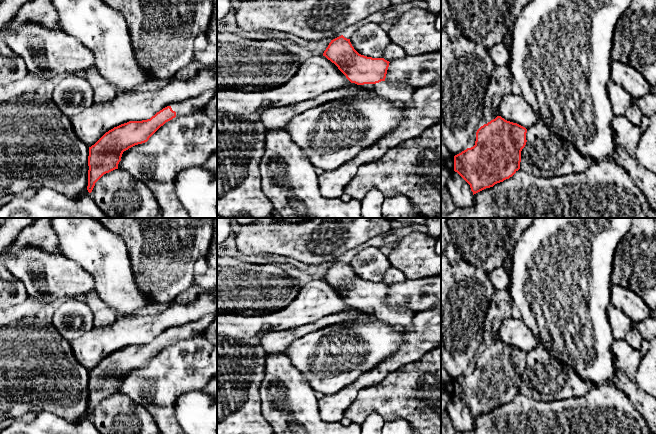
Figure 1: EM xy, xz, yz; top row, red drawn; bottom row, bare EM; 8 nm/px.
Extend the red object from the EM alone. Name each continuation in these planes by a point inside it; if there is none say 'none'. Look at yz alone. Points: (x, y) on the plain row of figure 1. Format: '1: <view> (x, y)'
none

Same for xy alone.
1: xy (191, 329)

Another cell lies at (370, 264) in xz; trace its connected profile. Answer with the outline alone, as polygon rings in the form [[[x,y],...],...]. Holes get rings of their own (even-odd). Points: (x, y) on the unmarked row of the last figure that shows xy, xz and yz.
[[[370,246],[361,250],[350,261],[354,273],[361,279],[382,282],[386,271],[391,267],[388,257],[380,249]]]

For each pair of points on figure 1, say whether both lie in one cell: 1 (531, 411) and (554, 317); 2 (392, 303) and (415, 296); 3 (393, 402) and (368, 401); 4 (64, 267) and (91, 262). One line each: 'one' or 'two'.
1: two
2: one
3: one
4: two

